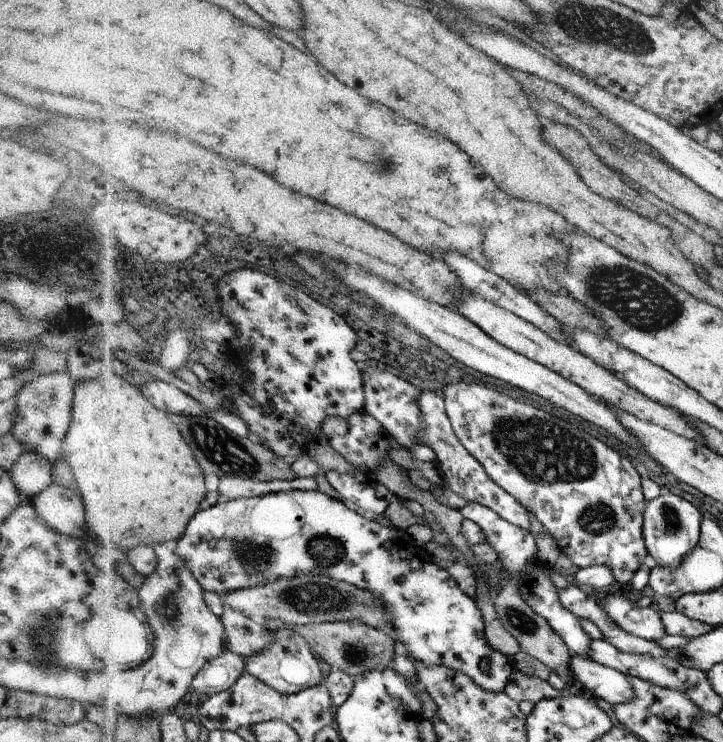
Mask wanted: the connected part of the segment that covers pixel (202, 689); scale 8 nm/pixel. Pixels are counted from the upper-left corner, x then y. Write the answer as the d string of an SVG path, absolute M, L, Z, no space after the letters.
M227 650L222 657L208 662L208 665L192 682L191 692L210 697L231 690L245 673L247 673L246 658Z

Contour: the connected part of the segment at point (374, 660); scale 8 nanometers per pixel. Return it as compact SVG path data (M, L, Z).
M335 621L302 625L298 630L311 644L320 658L324 658L333 669L346 671L356 678L371 669L383 669L392 664L394 640L380 628L370 627L361 621Z

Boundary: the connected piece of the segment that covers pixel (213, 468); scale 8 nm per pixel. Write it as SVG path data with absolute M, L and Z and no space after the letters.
M169 414L170 419L178 424L180 431L206 474L215 473L219 479L243 478L257 482L274 481L277 479L295 480L300 476L294 471L290 459L284 458L263 443L252 442L248 436L241 438L236 432L230 432L218 424L218 420L207 418L206 415Z

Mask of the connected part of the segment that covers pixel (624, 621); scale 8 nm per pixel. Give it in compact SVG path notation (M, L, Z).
M620 587L606 590L606 606L602 607L607 618L616 624L624 633L655 641L665 636L662 614L655 606L640 608L626 598Z

